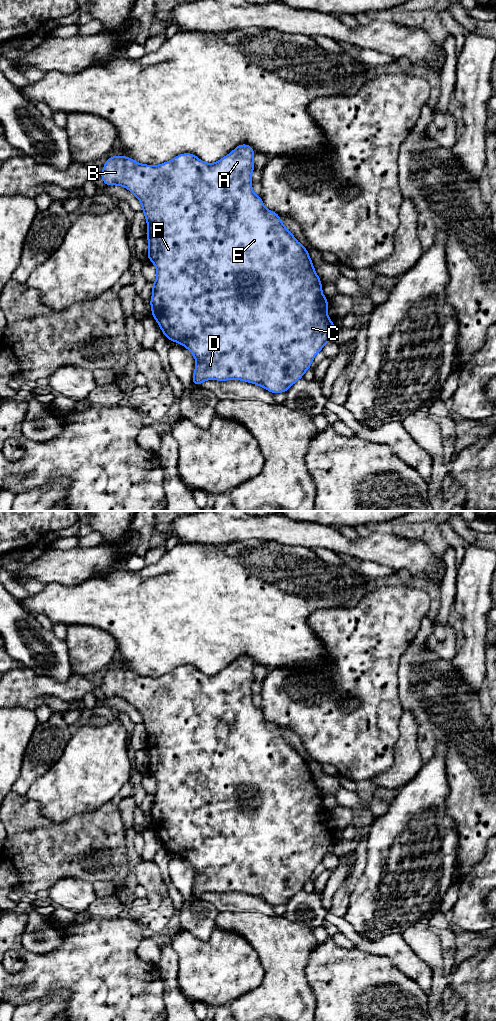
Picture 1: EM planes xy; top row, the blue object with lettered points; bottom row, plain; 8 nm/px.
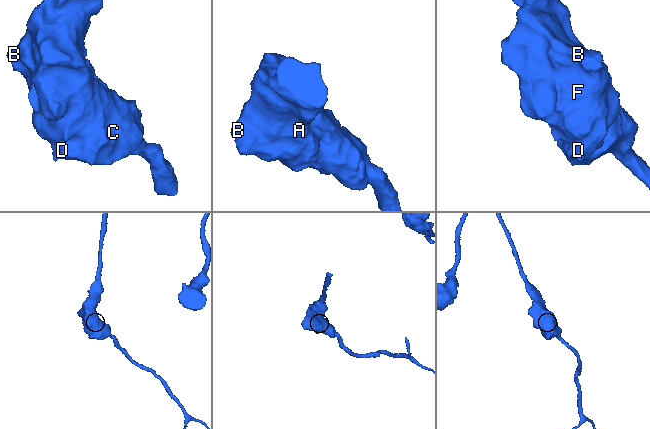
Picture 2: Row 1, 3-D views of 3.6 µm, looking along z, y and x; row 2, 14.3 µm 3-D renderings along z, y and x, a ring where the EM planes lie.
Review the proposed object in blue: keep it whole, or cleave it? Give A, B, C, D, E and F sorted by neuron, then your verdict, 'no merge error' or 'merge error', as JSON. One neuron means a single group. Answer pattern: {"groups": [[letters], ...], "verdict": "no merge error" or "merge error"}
{"groups": [["A", "B", "C", "D", "E", "F"]], "verdict": "no merge error"}

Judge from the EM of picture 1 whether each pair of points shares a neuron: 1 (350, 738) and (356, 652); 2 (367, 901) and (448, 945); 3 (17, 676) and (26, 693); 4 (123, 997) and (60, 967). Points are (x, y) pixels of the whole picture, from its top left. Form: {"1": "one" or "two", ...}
{"1": "one", "2": "two", "3": "one", "4": "one"}

